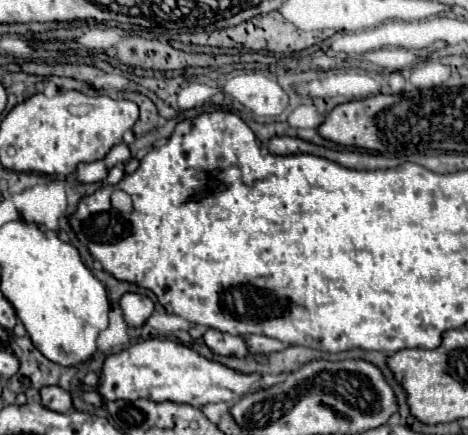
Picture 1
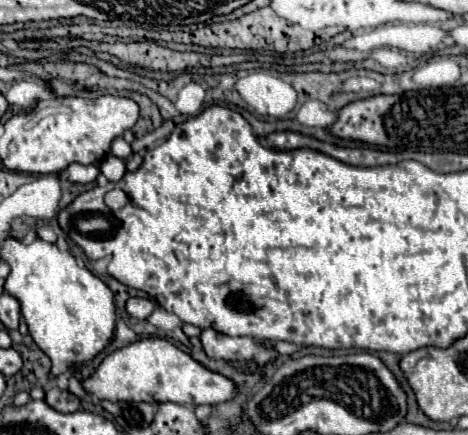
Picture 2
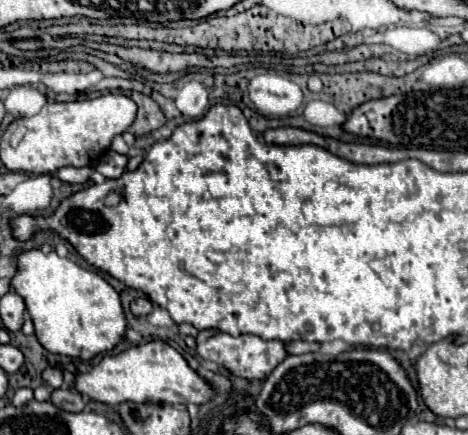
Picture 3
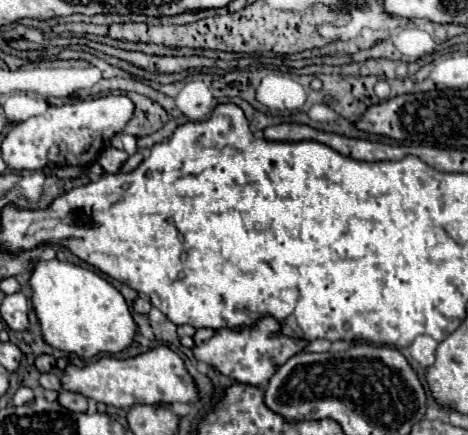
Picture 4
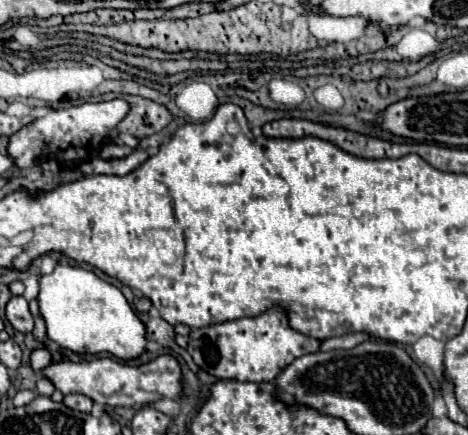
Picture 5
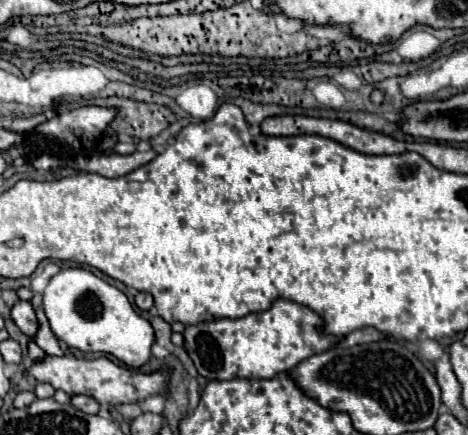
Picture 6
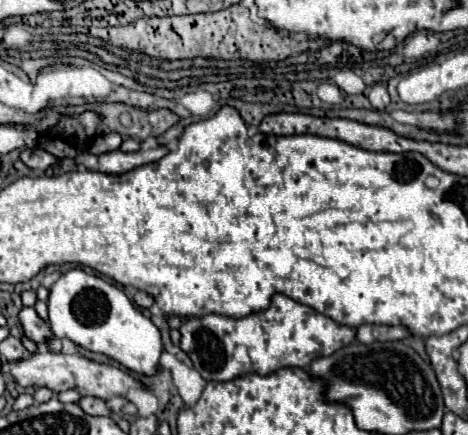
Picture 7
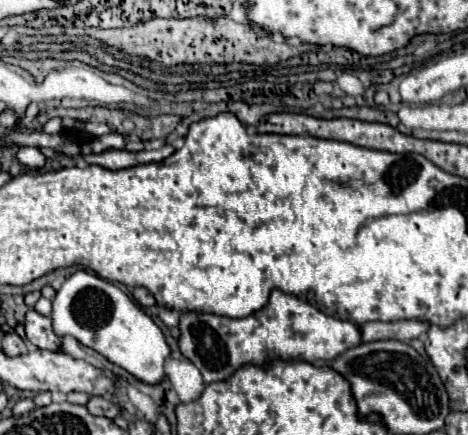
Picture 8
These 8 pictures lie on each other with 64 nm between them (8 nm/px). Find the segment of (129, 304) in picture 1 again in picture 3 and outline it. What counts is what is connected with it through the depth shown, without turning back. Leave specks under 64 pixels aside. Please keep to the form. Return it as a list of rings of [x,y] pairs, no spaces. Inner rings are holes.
[[[136,298],[130,302],[130,312],[134,316],[148,316],[152,312],[152,302],[148,298]]]

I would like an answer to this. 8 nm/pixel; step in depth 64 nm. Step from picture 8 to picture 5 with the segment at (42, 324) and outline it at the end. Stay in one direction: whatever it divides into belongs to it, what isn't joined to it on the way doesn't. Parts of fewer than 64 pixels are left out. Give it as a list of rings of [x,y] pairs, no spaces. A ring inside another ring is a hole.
[[[12,296],[6,304],[6,318],[8,322],[14,326],[14,330],[28,334],[34,328],[34,320],[32,314],[28,310],[28,302],[24,296]]]

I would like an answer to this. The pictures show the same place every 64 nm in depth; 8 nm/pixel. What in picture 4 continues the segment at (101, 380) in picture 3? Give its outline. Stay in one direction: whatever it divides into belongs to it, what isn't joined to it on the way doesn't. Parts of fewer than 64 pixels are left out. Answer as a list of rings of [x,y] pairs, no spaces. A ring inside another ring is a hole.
[[[168,346],[150,348],[126,360],[104,356],[102,360],[92,362],[84,368],[68,366],[62,374],[62,388],[80,392],[86,398],[116,408],[128,408],[128,404],[172,404],[172,402],[192,404],[198,400],[198,388],[194,378],[188,374],[184,360]]]

